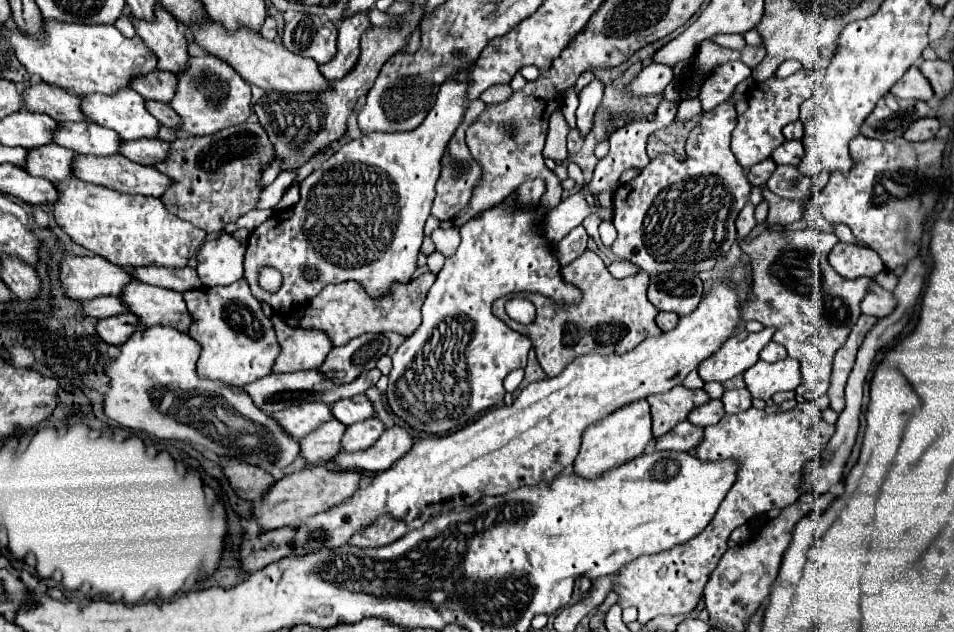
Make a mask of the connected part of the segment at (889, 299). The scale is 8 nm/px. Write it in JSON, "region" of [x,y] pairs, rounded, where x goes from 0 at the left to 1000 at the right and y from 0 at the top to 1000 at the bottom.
{"region":[[[913,449],[905,481],[903,481],[903,494],[905,497],[913,497],[913,500],[932,500],[938,491],[938,468],[936,462],[930,462],[928,456],[923,456],[921,449]]]}

